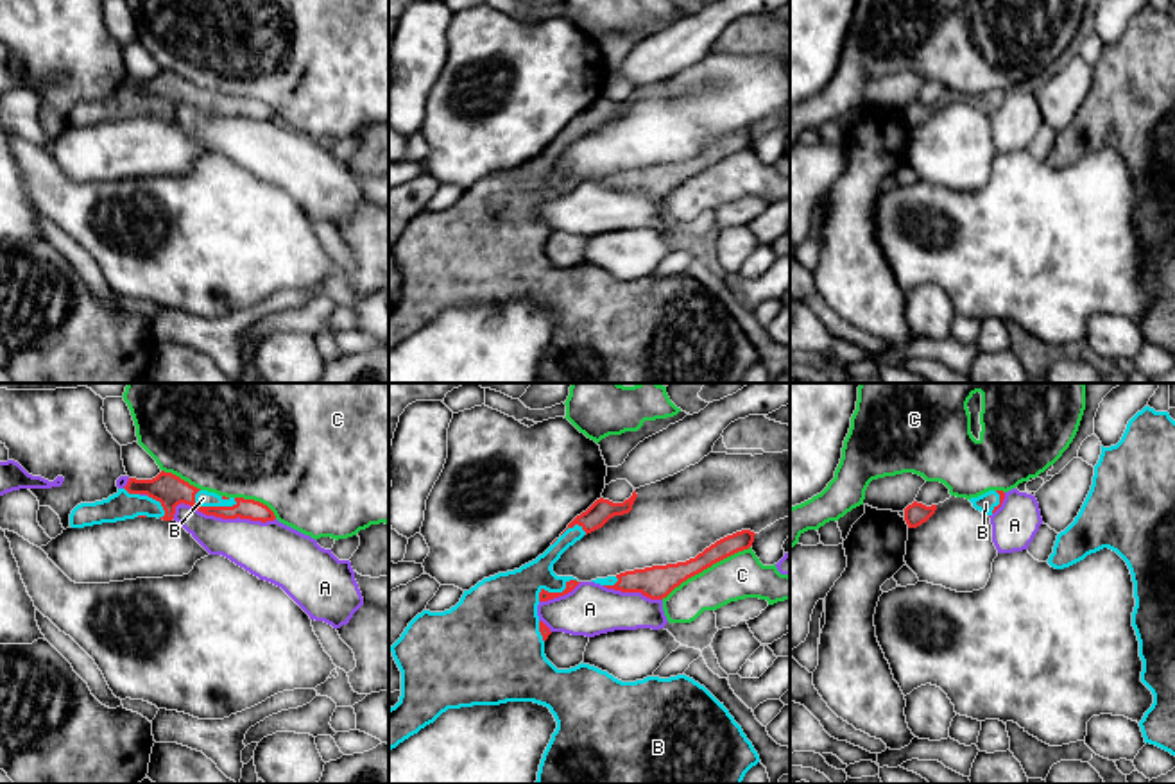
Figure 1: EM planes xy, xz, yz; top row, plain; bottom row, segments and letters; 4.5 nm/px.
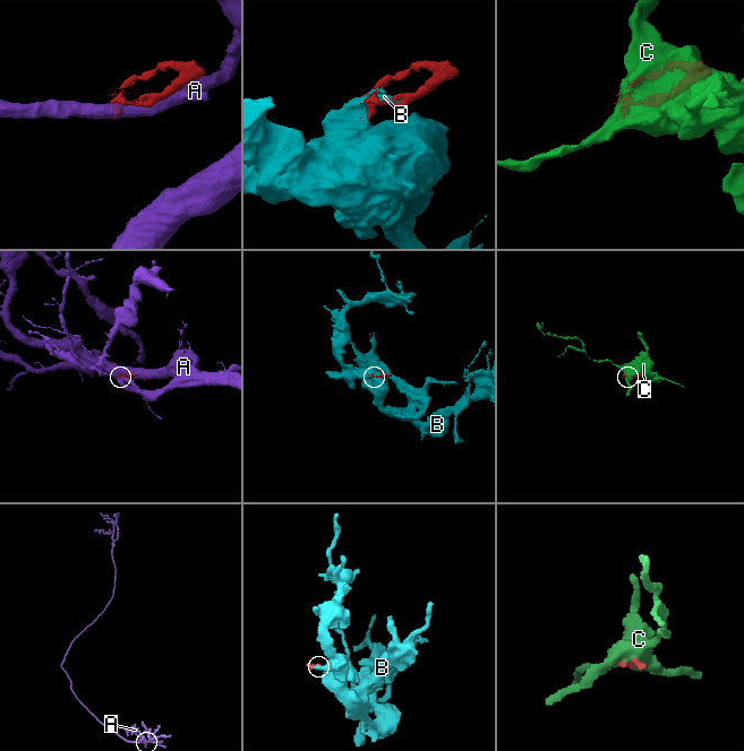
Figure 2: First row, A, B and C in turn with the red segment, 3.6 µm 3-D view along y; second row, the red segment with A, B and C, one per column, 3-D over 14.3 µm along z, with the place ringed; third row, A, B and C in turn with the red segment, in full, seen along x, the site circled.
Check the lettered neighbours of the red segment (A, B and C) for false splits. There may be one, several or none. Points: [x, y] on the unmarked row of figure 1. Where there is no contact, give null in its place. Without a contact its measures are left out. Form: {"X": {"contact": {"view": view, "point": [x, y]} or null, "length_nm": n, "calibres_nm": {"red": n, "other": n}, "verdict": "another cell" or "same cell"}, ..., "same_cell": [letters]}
{"A": {"contact": {"view": "xy", "point": [222, 117]}, "length_nm": 460, "calibres_nm": {"red": 130, "other": 260}, "verdict": "another cell"}, "B": {"contact": {"view": "xy", "point": [212, 106]}, "length_nm": 200, "calibres_nm": {"red": 140, "other": 80}, "verdict": "same cell"}, "C": {"contact": {"view": "xz", "point": [704, 167]}, "length_nm": 460, "calibres_nm": {"red": 150, "other": 200}, "verdict": "another cell"}, "same_cell": ["B"]}

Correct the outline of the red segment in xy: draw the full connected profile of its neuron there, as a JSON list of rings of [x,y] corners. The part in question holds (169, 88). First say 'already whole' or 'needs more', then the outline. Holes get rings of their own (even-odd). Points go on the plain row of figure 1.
needs more; [[[161,70],[152,79],[129,77],[127,84],[107,98],[77,104],[70,113],[70,125],[84,127],[134,116],[172,120],[176,106],[181,102],[222,118],[240,116],[262,122],[276,118],[274,111],[260,100],[201,89],[179,75]]]

